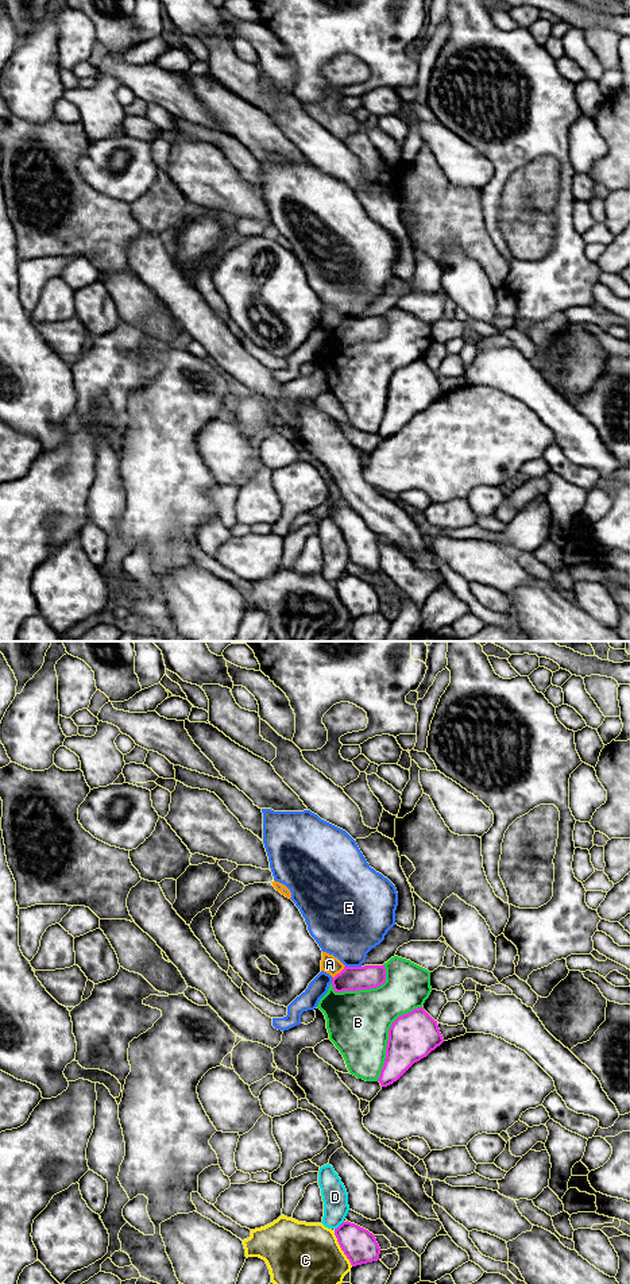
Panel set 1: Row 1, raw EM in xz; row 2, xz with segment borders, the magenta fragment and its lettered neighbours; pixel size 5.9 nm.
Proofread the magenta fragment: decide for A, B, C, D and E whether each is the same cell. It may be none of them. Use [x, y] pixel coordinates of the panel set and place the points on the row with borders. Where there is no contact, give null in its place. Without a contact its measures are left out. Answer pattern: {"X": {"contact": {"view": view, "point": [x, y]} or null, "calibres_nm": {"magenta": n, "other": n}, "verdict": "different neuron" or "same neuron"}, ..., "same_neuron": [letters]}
{"A": {"contact": {"view": "xz", "point": [340, 972]}, "calibres_nm": {"magenta": 140, "other": 110}, "verdict": "different neuron"}, "B": {"contact": {"view": "xz", "point": [389, 1037]}, "calibres_nm": {"magenta": 280, "other": 380}, "verdict": "different neuron"}, "C": {"contact": {"view": "xz", "point": [341, 1249]}, "calibres_nm": {"magenta": 200, "other": 360}, "verdict": "different neuron"}, "D": {"contact": {"view": "xz", "point": [340, 1225]}, "calibres_nm": {"magenta": 200, "other": 150}, "verdict": "different neuron"}, "E": {"contact": {"view": "xz", "point": [354, 967]}, "calibres_nm": {"magenta": 140, "other": 380}, "verdict": "different neuron"}, "same_neuron": []}

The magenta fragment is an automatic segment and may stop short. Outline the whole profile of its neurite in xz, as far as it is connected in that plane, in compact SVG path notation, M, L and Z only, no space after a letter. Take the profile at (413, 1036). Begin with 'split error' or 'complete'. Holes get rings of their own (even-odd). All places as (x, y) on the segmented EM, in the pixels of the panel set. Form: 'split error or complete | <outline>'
complete | M424 1007L398 1017L389 1029L386 1059L378 1081L382 1087L393 1084L442 1042L437 1021Z

